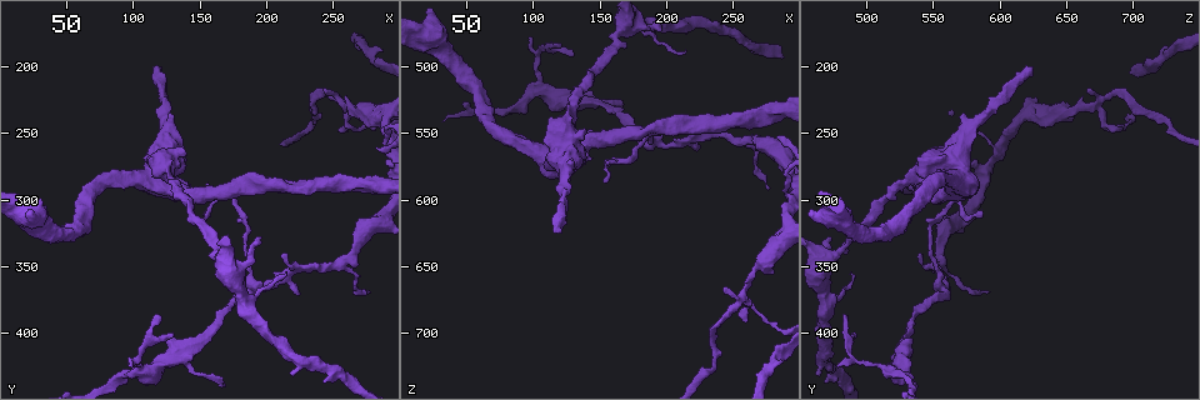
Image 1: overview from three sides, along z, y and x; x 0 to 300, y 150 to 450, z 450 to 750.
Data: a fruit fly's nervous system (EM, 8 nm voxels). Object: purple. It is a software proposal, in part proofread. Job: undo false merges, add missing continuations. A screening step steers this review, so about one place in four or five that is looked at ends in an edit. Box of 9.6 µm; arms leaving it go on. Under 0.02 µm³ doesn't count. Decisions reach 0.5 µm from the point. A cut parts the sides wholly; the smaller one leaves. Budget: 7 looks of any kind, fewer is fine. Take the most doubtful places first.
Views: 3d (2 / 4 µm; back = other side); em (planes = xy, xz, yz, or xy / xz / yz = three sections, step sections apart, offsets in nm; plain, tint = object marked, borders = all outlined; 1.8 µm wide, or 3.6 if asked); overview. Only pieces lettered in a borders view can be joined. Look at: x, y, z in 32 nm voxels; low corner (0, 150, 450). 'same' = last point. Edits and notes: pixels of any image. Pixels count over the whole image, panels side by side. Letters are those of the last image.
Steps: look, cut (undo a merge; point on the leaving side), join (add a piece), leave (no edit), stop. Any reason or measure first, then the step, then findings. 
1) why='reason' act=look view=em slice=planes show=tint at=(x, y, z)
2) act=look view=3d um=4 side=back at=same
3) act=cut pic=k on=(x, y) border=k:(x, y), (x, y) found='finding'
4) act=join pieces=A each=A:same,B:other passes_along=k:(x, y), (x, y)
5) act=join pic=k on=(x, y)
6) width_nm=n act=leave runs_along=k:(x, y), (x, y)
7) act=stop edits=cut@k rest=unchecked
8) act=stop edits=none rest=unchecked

why='side arm on a straight run' act=look view=3d um=4 at=(258, 230, 672)

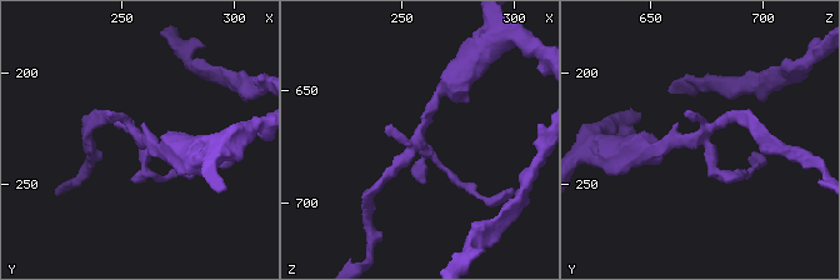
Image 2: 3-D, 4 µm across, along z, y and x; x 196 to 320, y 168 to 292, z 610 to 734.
why='now the EM' act=look view=em slice=planes show=tint at=(258, 228, 672)

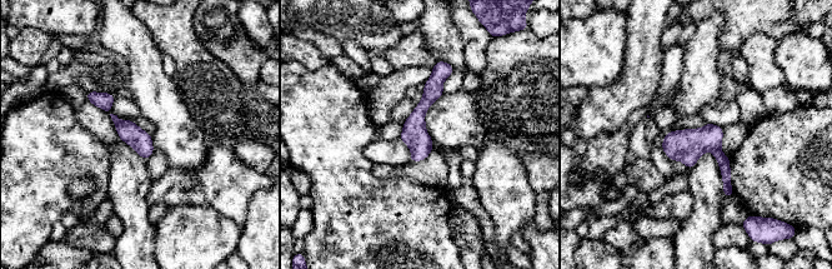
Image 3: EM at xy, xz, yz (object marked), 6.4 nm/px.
why='what lies round it' act=look view=em slice=planes show=borders at=same

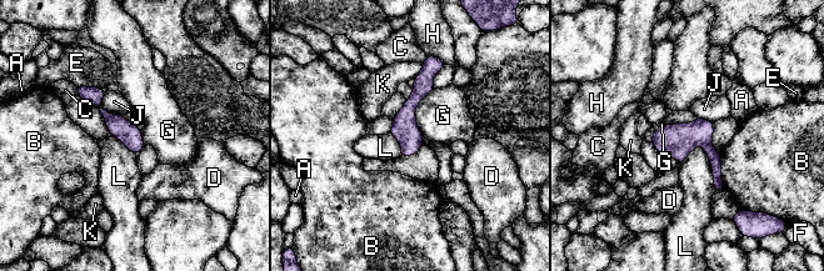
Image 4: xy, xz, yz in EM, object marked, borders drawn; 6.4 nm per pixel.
longest_contact=G:320nm act=leave each=A:other,B:other,C:other,D:other,E:other,F:other,G:other,H:other,J:other,K:other,L:other runs_along=4:(429, 60), (406, 114), (404, 152) found='one neuron here'

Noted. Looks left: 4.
why='looks like a crossing' act=look view=3d um=4 at=(110, 284, 568)

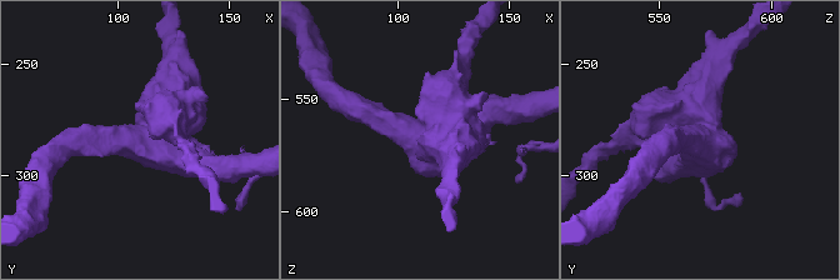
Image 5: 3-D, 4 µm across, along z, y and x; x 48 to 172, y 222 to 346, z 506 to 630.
arms=4 act=look view=em um=3.6 slice=yz step=4 show=tint at=(109, 283, 568)

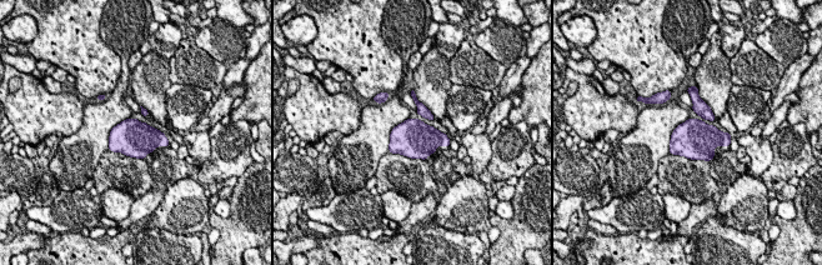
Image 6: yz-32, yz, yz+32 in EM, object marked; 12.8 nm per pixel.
act=look view=em um=3.6 slice=planes show=borders at=same

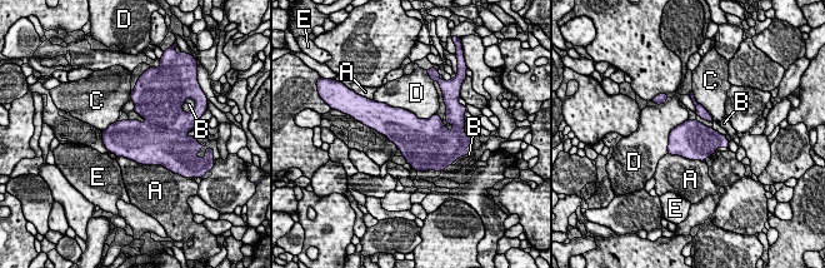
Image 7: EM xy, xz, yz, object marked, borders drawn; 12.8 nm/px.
act=cut pic=7 on=(165, 110) each=A:other,B:other,C:other,D:other,E:other border=7:(163, 127), (174, 130) found='two neurons meet here'

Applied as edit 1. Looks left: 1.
act=stop edits=cut@7 rest=unchecked

